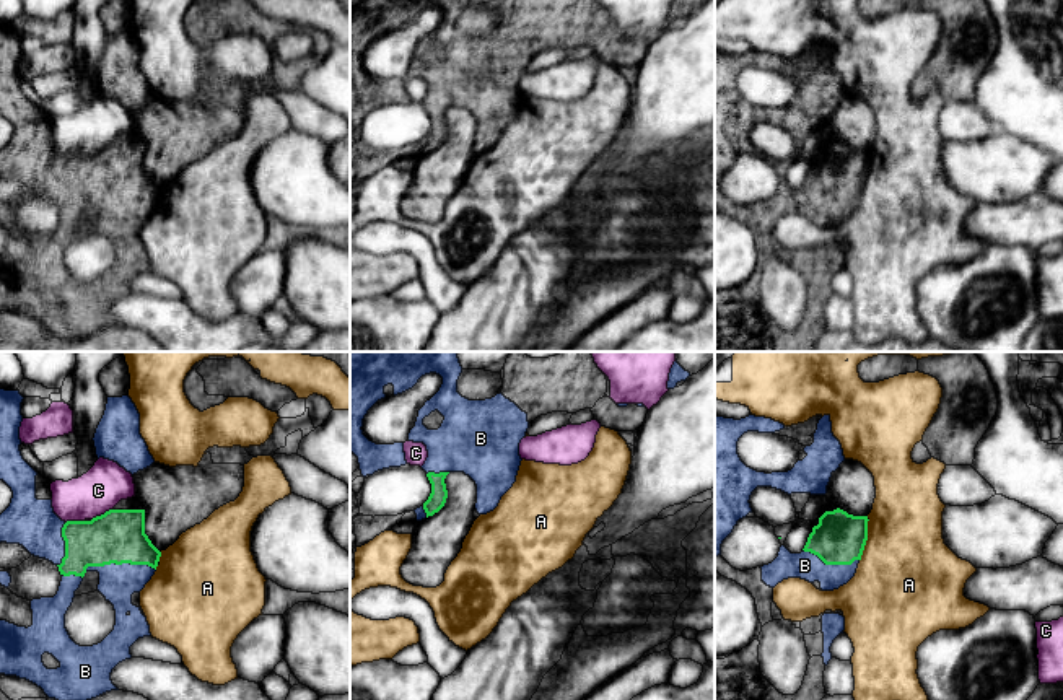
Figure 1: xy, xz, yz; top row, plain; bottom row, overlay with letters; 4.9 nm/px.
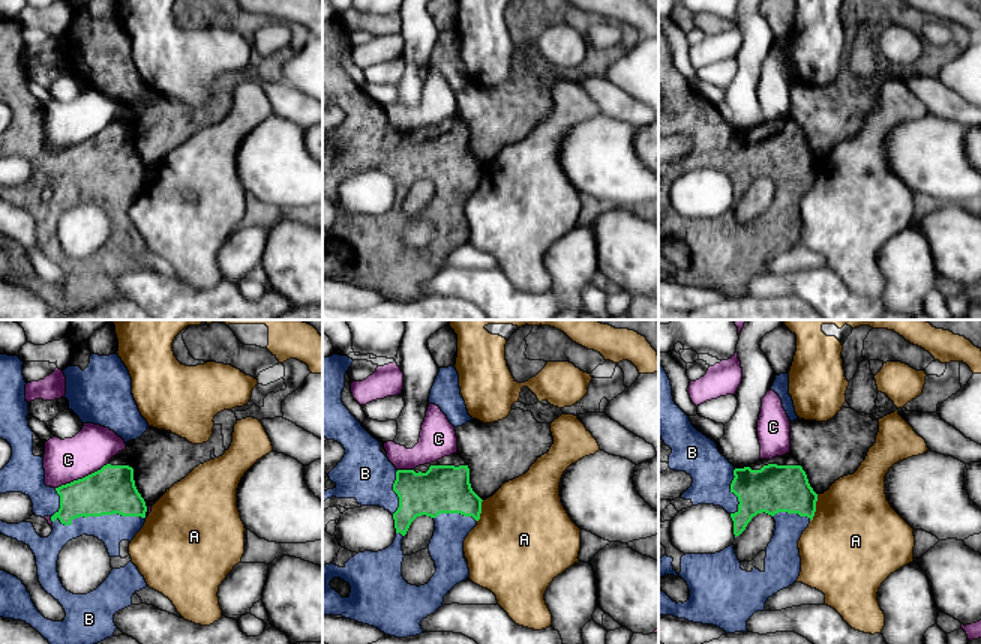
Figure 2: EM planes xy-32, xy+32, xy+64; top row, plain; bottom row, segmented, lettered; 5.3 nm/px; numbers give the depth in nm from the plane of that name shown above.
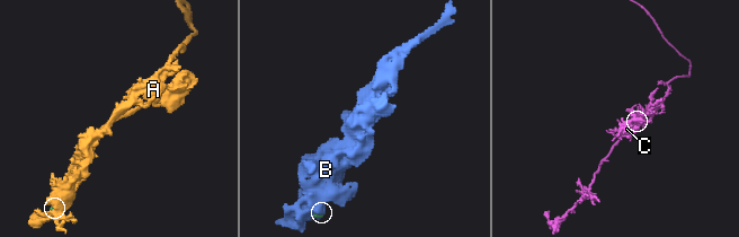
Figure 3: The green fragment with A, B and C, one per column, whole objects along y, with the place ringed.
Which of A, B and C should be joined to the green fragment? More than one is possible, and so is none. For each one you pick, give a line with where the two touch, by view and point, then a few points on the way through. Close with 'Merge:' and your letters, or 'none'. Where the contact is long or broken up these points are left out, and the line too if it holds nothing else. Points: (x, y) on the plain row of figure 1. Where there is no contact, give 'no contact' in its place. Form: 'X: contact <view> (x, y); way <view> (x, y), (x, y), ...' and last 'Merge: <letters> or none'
B: contact xy (121, 199)
Merge: B

